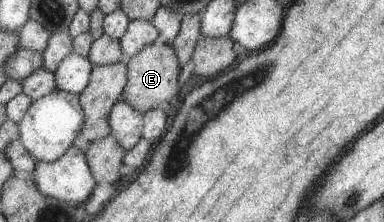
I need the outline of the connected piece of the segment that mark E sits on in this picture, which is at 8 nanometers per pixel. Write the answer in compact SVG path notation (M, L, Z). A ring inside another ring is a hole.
M158 42L148 45L132 58L128 59L128 82L123 92L123 101L131 107L139 110L139 113L146 114L151 110L161 107L161 103L167 105L173 97L178 96L183 84L179 83L181 63L177 51L173 45Z

